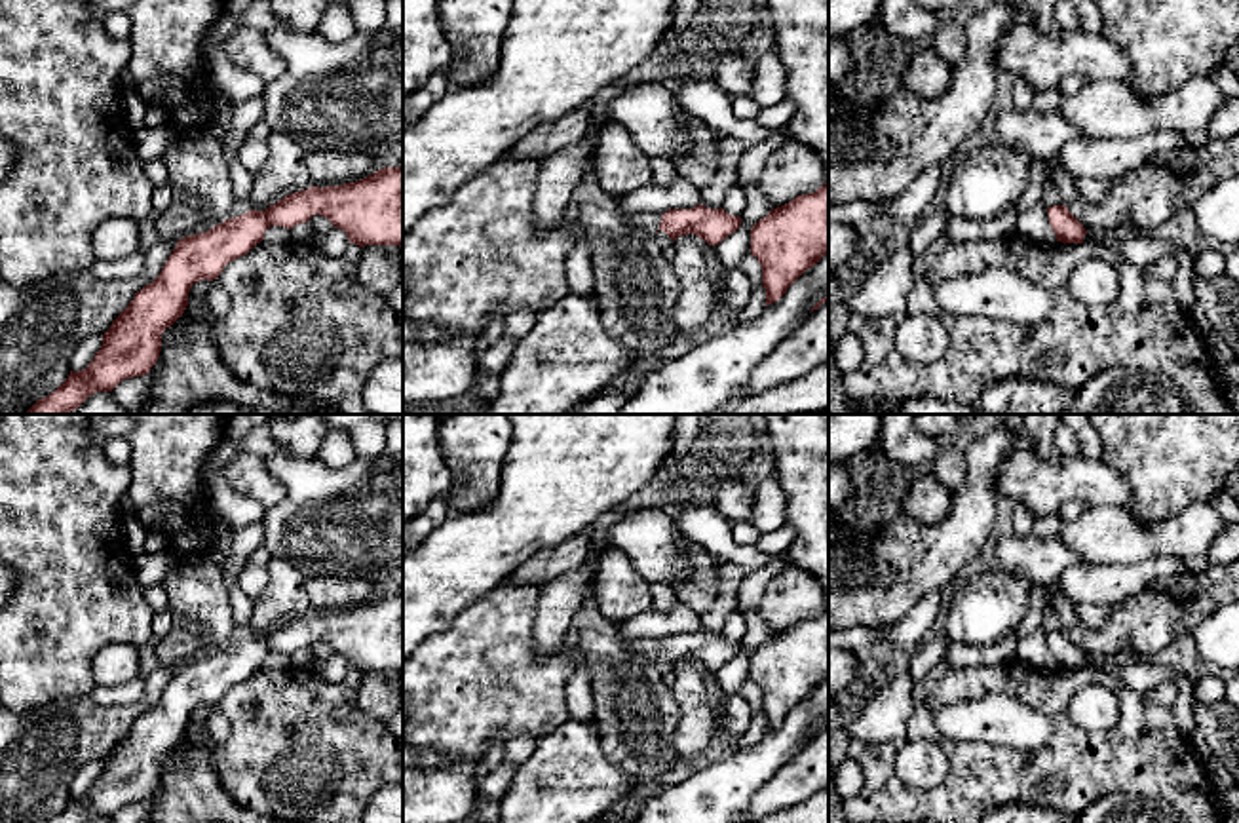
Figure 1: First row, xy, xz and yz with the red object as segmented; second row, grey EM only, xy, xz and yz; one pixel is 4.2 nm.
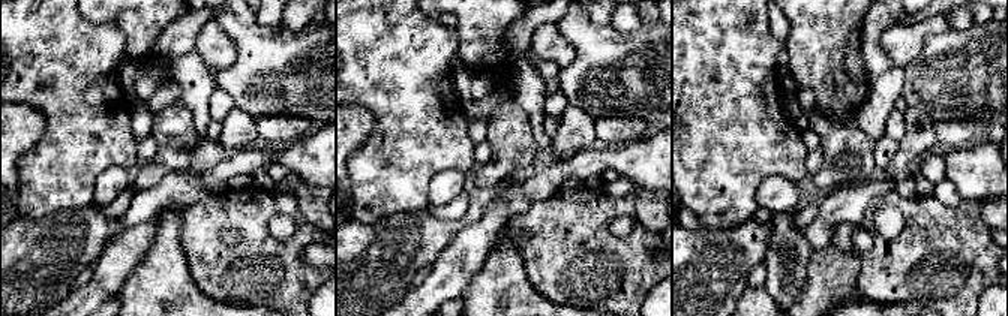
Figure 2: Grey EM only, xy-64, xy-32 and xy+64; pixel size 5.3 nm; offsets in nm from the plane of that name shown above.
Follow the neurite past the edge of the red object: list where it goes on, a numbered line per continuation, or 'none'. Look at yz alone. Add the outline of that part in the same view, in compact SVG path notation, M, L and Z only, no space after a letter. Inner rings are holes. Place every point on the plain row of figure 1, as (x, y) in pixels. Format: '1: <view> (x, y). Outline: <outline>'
none

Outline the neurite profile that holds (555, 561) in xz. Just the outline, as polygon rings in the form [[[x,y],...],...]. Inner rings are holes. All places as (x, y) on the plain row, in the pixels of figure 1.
[[[585,528],[562,544],[538,551],[513,570],[511,582],[545,585],[583,565],[591,551],[593,528]]]

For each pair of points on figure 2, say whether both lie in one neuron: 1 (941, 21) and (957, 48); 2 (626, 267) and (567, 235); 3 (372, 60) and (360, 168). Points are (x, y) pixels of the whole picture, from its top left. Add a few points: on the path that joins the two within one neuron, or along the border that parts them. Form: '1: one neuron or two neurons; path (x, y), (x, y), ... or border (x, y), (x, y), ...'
1: two neurons; border (948, 29), (930, 33), (920, 53)
2: one neuron; path (611, 267), (599, 267), (582, 250)
3: one neuron; path (396, 95), (390, 150), (395, 155), (395, 165)

